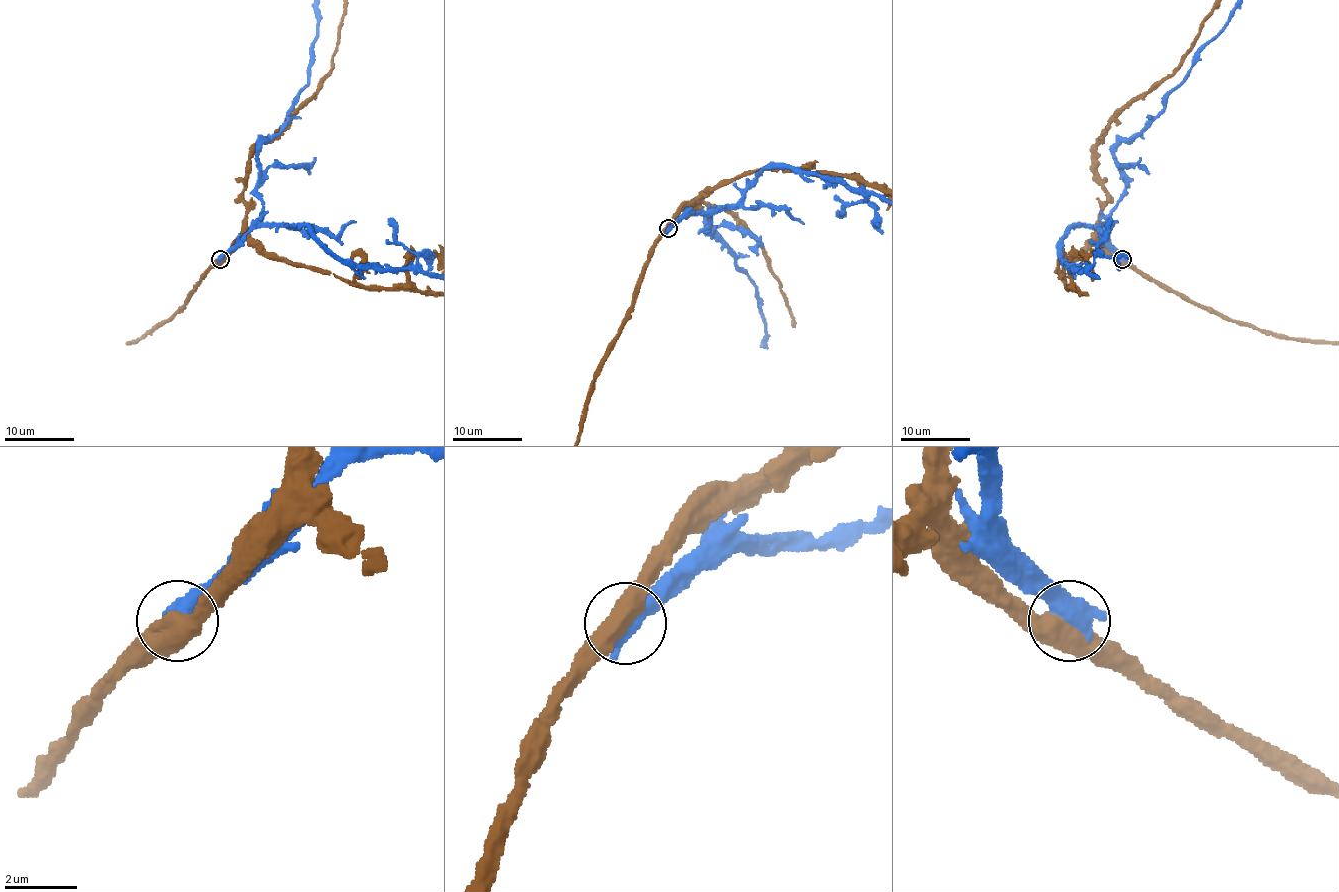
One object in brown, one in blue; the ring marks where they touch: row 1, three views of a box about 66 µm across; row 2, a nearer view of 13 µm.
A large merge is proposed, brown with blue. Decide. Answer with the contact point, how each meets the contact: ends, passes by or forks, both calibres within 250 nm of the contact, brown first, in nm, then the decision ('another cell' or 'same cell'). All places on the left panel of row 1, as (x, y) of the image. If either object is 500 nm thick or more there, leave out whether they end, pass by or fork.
place (220, 259); calibres 550 and 650 nm; another cell

